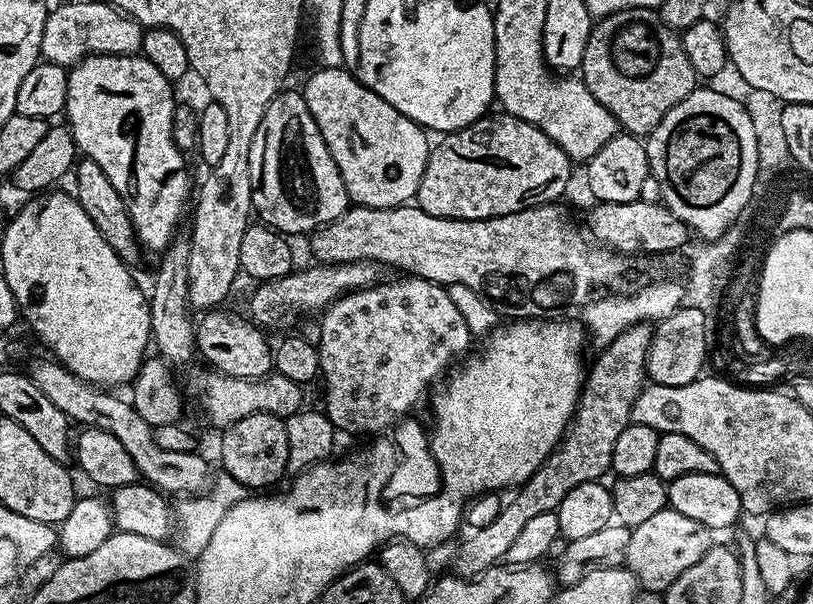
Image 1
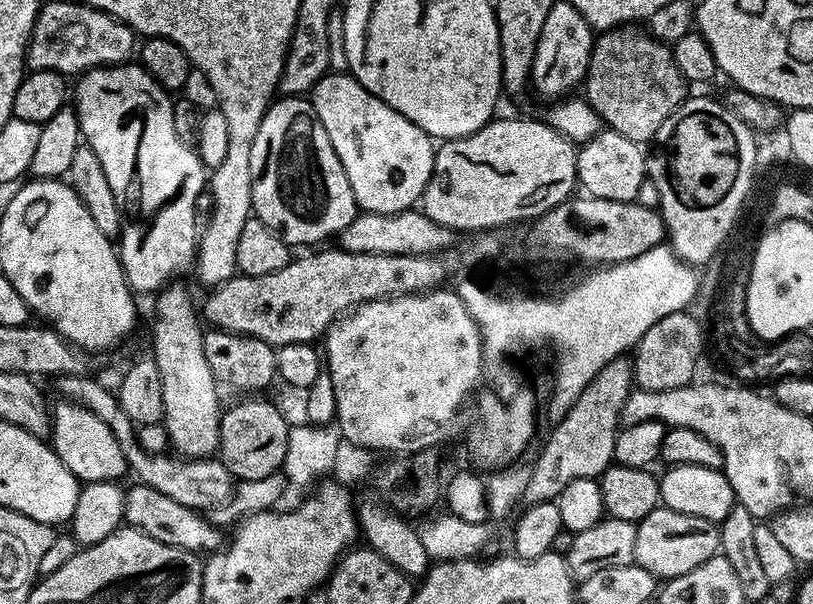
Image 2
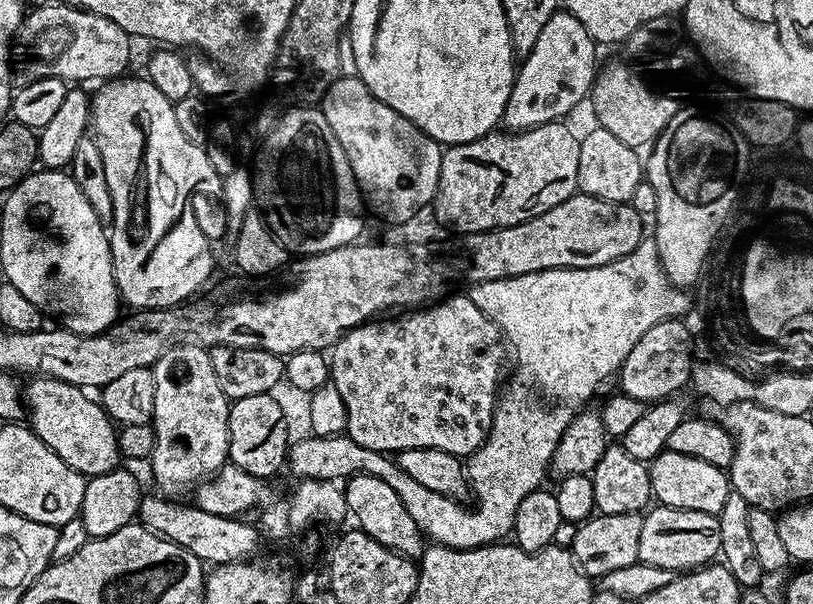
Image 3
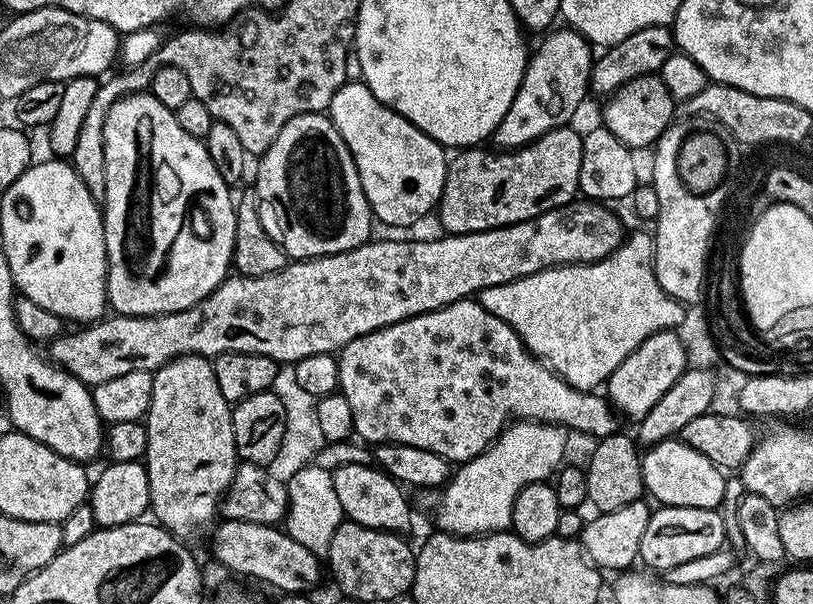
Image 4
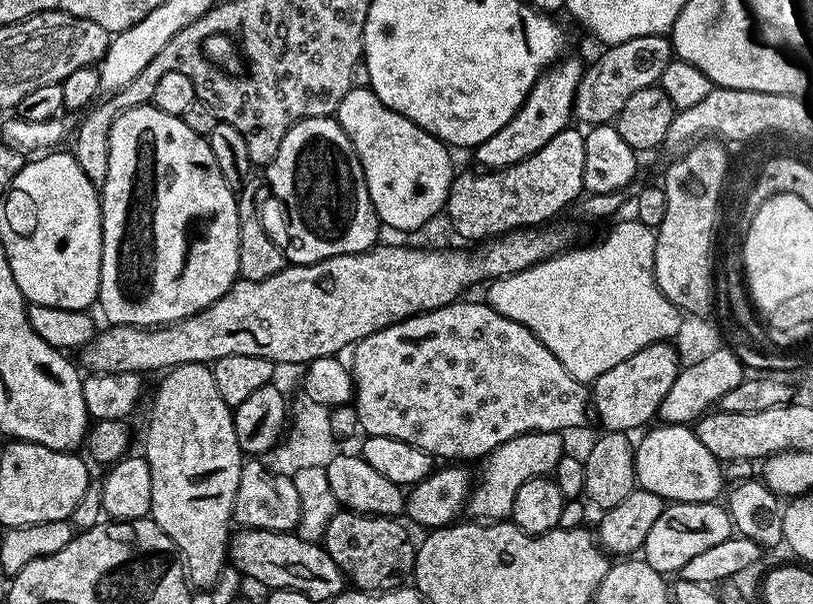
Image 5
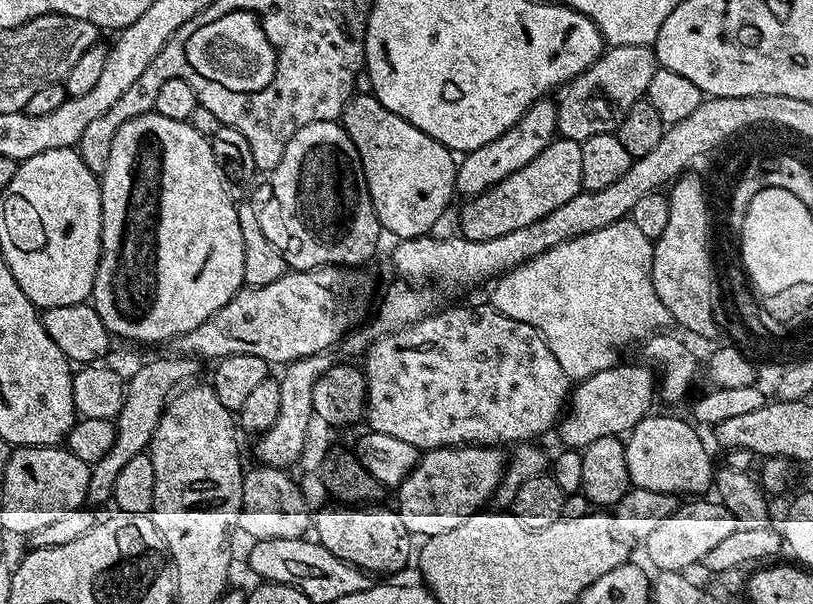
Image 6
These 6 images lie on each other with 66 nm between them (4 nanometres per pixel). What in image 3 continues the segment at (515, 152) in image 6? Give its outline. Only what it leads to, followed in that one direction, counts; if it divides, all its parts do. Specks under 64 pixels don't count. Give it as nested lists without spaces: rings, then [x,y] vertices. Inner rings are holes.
[[[558,10],[542,26],[534,50],[519,61],[516,81],[510,90],[506,110],[502,121],[505,129],[524,132],[528,128],[537,128],[543,124],[555,124],[563,121],[580,103],[589,99],[592,84],[596,80],[598,45],[591,34],[566,10]]]

